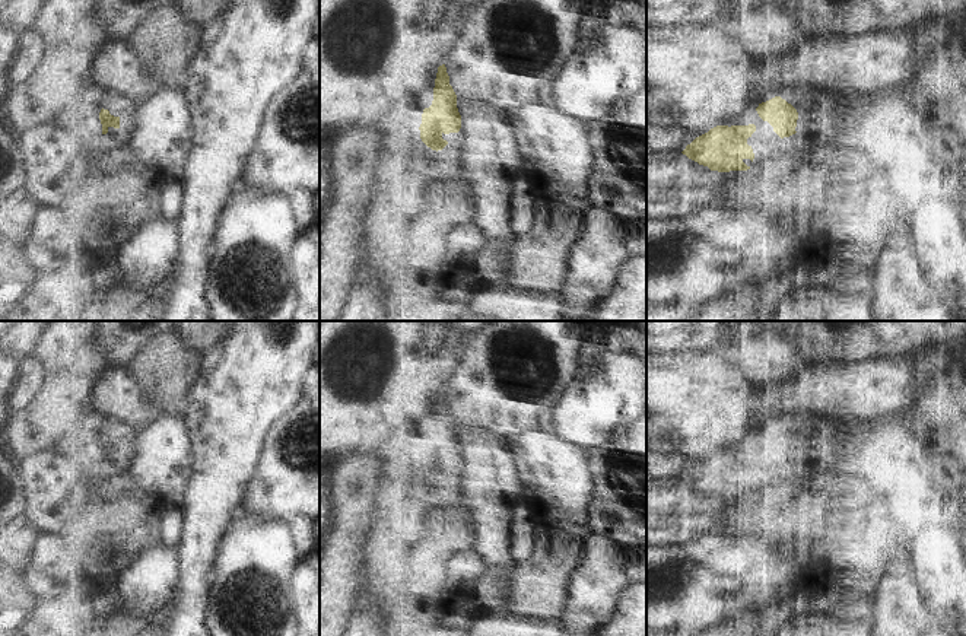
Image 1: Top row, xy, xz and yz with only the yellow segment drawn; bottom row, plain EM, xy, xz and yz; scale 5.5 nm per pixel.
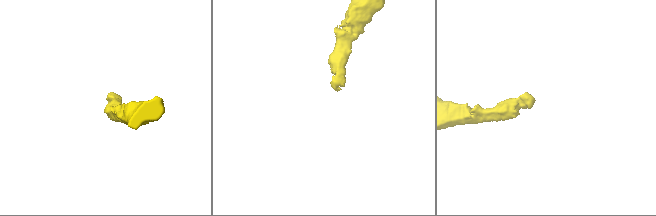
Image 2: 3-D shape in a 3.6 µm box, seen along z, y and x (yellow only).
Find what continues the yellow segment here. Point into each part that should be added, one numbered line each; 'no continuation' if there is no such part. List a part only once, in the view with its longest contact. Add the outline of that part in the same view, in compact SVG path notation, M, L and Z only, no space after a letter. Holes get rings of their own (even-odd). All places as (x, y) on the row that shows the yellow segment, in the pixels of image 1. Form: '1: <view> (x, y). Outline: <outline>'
1: xz (397, 250). Outline: M401 133L384 144L375 172L374 195L366 207L363 239L368 280L375 286L384 309L384 300L390 293L416 292L433 261L428 222L433 206L432 182L438 166L438 152L428 147L420 136Z

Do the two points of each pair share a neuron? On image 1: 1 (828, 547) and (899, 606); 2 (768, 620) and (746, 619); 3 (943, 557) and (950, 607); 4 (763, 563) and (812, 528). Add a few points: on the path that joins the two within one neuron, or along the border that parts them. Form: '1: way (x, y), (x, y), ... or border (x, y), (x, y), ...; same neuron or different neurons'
1: border (870, 576), (857, 597); different neurons
2: way (762, 619), (752, 619); same neuron
3: way (943, 569), (943, 595); same neuron
4: border (763, 522), (798, 559), (812, 556), (819, 563); different neurons

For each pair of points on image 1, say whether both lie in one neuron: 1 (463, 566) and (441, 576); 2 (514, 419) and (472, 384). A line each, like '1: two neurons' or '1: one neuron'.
1: one neuron
2: one neuron

